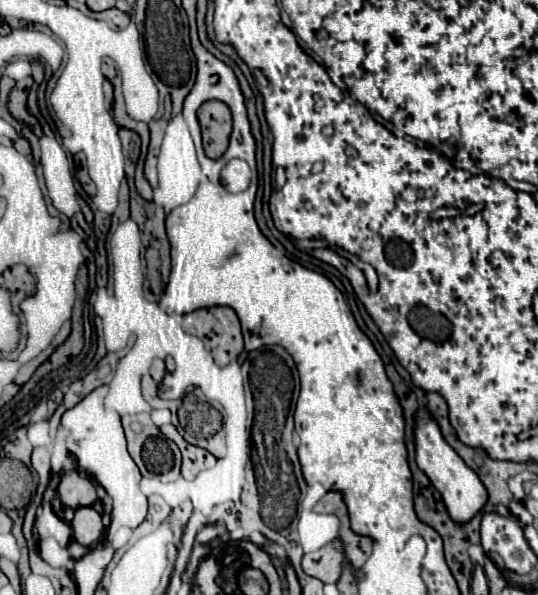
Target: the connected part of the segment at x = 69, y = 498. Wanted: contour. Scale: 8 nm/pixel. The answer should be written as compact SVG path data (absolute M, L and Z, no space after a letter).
M76 469L66 471L62 475L60 485L58 485L58 495L60 495L62 503L72 509L84 507L84 505L94 505L94 501L96 501L96 489L94 489L90 477Z

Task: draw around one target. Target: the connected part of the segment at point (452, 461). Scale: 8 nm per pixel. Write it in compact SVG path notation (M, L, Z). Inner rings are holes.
M420 411L416 415L416 423L418 423L416 433L414 433L416 435L416 463L428 475L428 479L438 489L438 493L442 495L442 503L444 503L450 519L458 525L464 525L478 511L482 511L482 507L488 503L486 487L482 485L478 475L458 457L458 453L454 453L454 449L450 449L450 445L446 445L438 425L434 425L434 421L430 421L430 415L426 411Z

